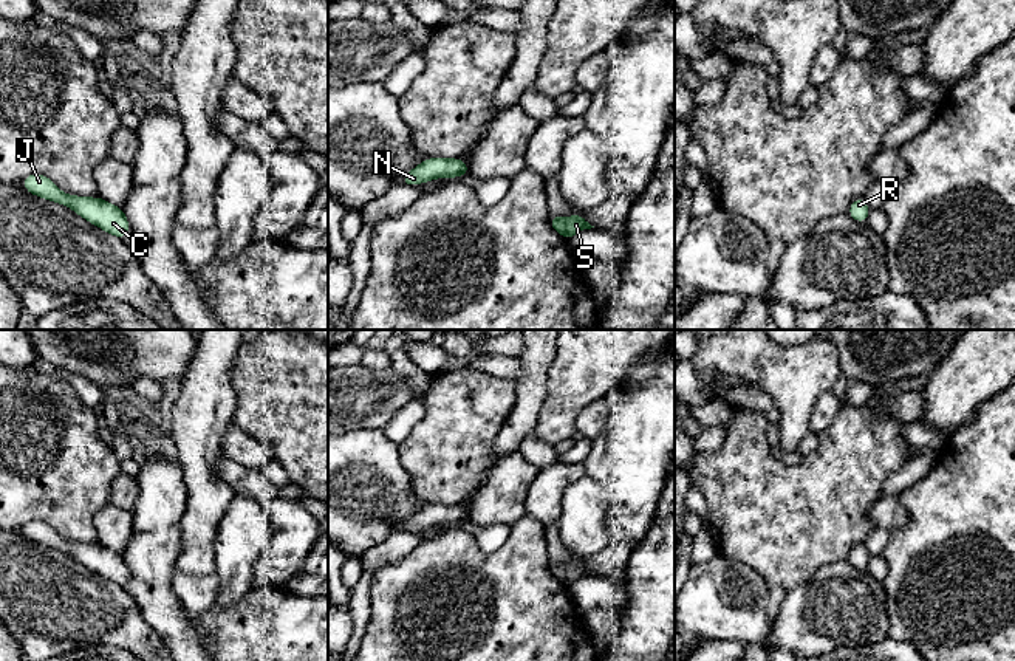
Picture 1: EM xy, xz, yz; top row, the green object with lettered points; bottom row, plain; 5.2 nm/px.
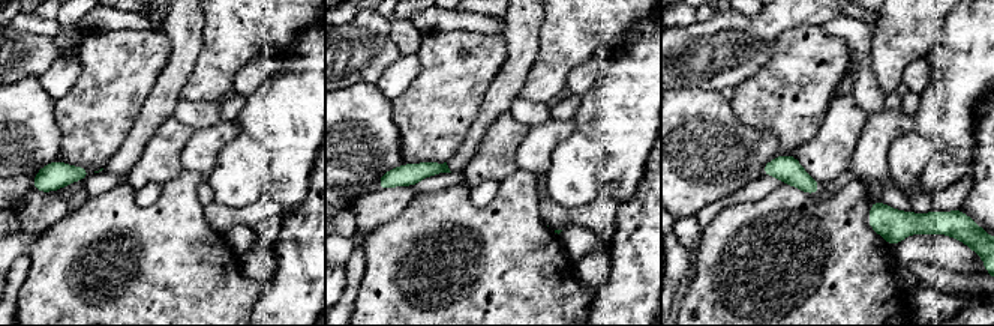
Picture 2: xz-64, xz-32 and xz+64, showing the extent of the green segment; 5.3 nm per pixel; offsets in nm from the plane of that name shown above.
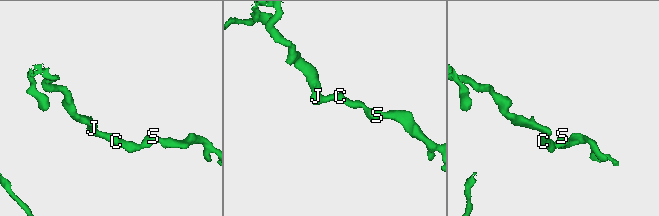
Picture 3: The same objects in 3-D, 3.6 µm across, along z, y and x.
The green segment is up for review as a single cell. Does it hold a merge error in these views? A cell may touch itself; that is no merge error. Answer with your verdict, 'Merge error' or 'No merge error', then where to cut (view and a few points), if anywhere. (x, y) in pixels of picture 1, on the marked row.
No merge error. No split

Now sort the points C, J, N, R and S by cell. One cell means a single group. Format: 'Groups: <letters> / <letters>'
Groups: C J N R S

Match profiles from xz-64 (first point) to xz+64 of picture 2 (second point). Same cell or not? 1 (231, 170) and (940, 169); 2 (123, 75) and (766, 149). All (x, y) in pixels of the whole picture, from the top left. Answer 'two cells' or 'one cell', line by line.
1: two cells
2: two cells

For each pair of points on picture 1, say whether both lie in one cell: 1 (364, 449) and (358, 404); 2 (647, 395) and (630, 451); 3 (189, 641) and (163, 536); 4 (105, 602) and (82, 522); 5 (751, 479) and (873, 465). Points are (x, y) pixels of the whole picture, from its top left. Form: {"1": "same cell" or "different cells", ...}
{"1": "different cells", "2": "same cell", "3": "same cell", "4": "different cells", "5": "same cell"}

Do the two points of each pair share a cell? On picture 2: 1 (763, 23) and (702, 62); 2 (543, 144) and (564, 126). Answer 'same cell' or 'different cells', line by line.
1: same cell
2: same cell

